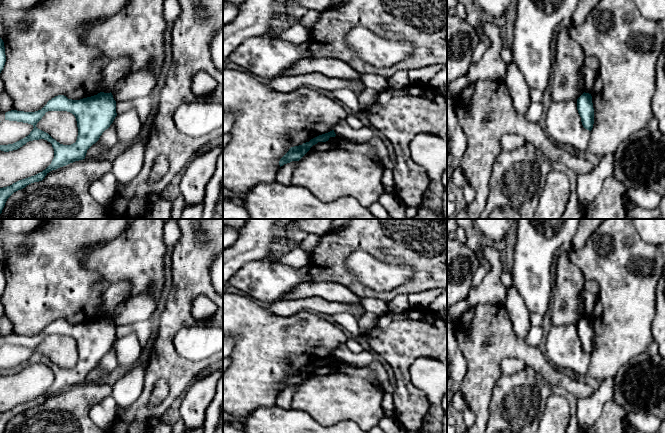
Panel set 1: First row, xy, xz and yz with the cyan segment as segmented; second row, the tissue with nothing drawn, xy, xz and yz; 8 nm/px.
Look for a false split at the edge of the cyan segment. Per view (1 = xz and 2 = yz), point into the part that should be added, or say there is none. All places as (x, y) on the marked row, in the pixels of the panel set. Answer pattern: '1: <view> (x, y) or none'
1: none
2: none

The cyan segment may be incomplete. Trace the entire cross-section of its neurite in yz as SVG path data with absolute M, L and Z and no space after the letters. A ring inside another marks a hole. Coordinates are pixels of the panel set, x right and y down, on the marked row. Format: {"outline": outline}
{"outline": "M584 92L577 99L577 110L581 117L583 127L591 131L594 124L594 108L591 94Z"}

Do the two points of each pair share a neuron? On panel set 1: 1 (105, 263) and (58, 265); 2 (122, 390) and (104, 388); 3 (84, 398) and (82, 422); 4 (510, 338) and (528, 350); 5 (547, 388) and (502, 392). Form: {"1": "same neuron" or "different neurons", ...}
{"1": "different neurons", "2": "different neurons", "3": "same neuron", "4": "same neuron", "5": "same neuron"}

